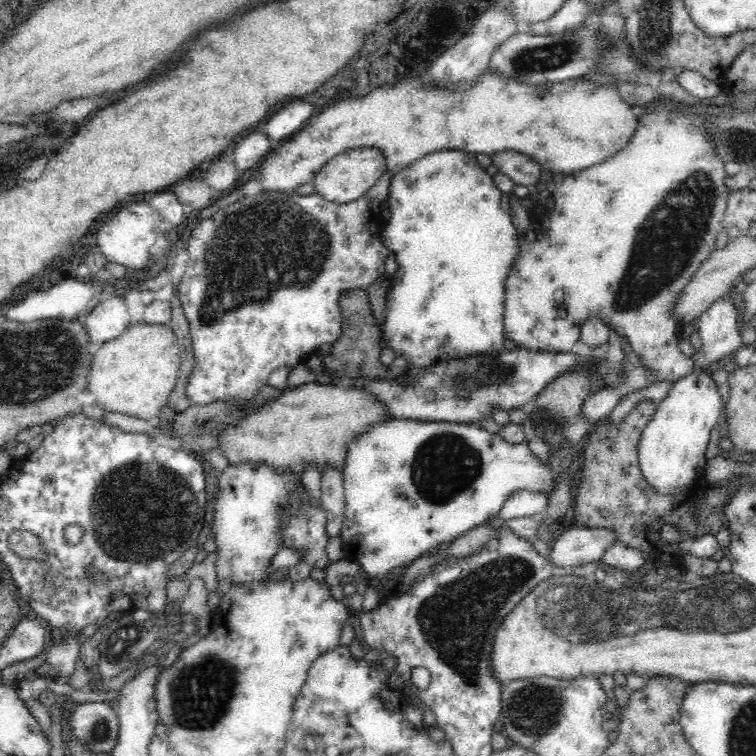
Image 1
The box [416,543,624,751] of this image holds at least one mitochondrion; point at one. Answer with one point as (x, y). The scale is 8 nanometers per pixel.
(535, 709)

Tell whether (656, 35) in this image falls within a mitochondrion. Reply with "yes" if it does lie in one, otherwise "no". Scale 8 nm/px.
yes

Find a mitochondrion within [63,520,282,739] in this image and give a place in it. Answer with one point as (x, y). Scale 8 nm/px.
(199, 695)

